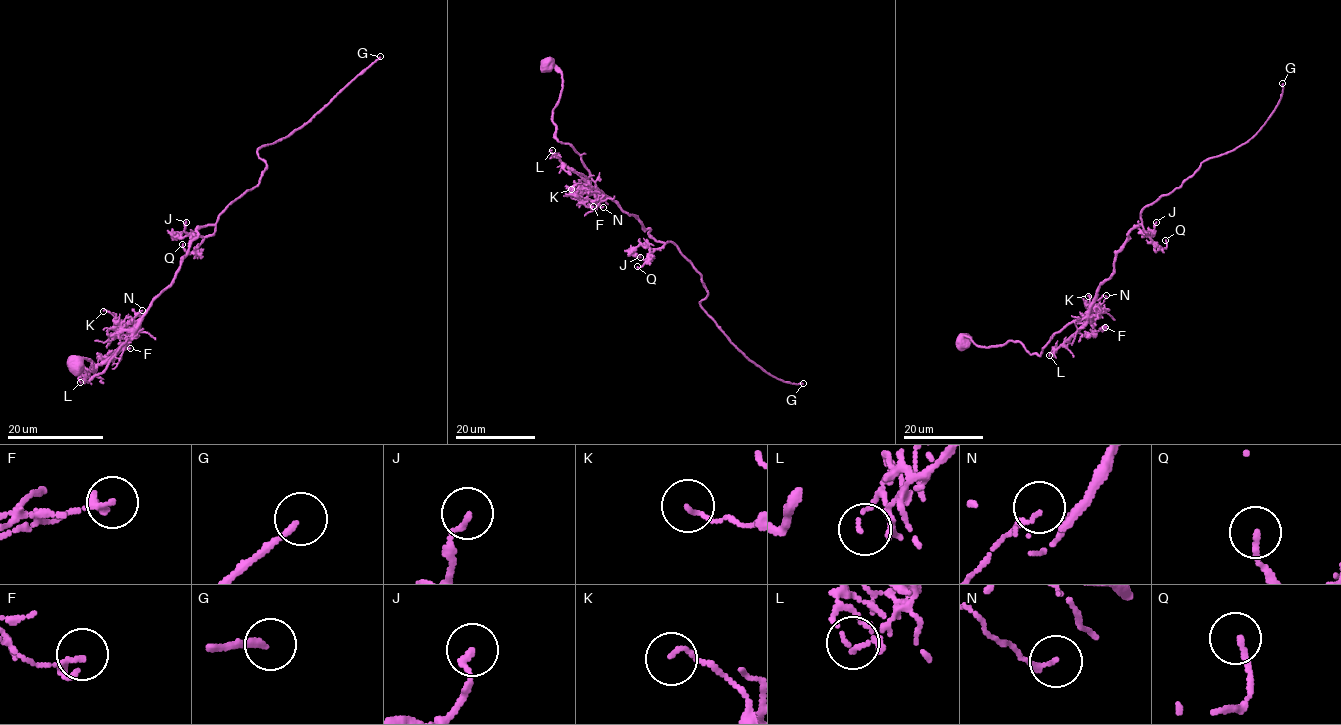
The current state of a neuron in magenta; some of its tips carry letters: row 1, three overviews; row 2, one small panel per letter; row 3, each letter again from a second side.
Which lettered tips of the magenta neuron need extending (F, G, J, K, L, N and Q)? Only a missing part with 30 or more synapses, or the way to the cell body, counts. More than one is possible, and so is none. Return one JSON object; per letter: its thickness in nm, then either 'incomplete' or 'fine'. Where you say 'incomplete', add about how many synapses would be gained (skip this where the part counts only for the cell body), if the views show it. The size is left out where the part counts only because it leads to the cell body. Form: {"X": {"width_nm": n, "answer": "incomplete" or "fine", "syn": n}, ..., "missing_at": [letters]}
{"F": {"width_nm": 130, "answer": "fine"}, "G": {"width_nm": 150, "answer": "incomplete", "syn": 80}, "J": {"width_nm": 150, "answer": "fine"}, "K": {"width_nm": 120, "answer": "fine"}, "L": {"width_nm": 90, "answer": "fine"}, "N": {"width_nm": 90, "answer": "fine"}, "Q": {"width_nm": 160, "answer": "fine"}, "missing_at": ["G"]}

